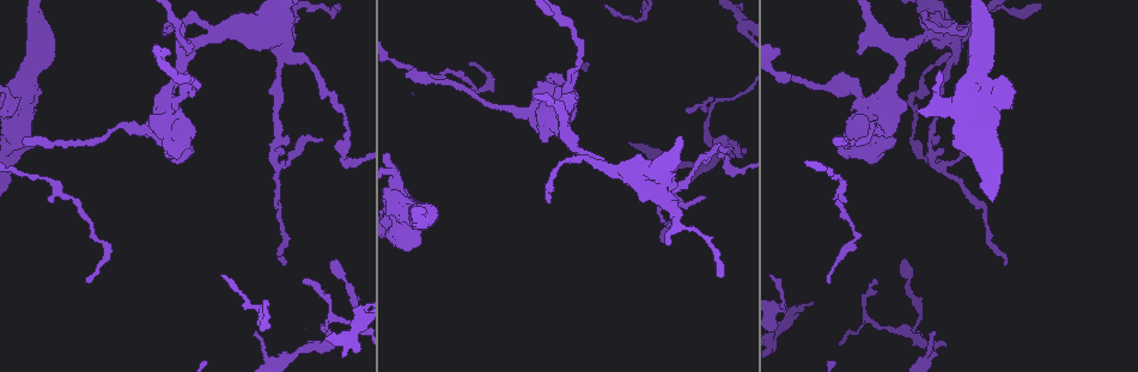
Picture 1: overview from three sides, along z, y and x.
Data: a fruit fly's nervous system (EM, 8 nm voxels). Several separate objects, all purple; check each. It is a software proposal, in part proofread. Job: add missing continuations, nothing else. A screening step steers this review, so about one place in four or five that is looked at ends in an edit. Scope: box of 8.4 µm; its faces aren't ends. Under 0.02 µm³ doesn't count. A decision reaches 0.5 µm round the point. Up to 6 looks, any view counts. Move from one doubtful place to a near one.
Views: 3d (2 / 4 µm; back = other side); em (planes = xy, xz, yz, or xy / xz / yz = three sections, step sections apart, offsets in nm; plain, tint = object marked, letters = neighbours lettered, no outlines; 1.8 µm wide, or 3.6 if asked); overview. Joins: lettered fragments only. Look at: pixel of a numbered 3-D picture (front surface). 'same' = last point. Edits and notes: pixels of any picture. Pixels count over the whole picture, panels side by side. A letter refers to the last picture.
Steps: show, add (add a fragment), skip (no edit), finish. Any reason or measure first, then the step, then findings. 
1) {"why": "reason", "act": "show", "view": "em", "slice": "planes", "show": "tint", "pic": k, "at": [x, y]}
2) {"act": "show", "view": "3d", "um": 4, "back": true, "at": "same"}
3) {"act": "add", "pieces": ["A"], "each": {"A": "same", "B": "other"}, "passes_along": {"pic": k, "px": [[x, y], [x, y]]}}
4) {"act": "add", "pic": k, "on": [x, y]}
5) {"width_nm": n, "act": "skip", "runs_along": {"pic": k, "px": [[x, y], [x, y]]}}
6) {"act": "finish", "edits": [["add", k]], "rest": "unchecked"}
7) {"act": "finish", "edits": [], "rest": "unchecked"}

{"why": "thin end", "act": "show", "view": "em", "slice": "planes", "show": "letters", "pic": 1, "at": [307, 342]}

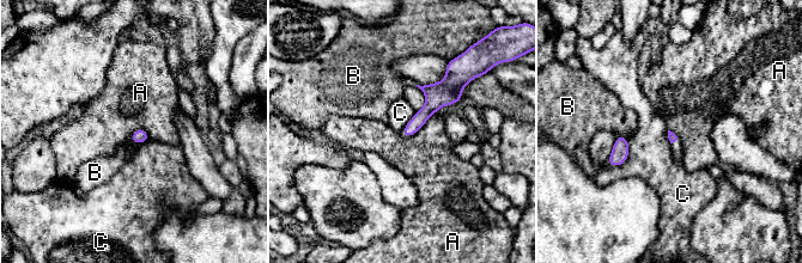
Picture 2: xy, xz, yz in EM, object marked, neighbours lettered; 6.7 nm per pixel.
{"act": "skip", "each": {"A": "other", "B": "other", "C": "other"}, "runs_along": {"pic": 2, "px": [[448, 78], [448, 87], [405, 133]]}, "found": "none of them fits"}

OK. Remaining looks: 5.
{"why": "thin end", "act": "show", "view": "3d", "um": 4, "pic": 1, "at": [902, 261]}

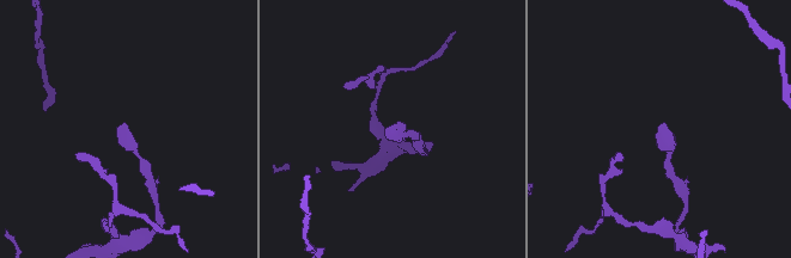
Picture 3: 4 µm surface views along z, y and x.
{"act": "show", "view": "em", "slice": "planes", "show": "letters", "pic": 3, "at": [665, 129]}

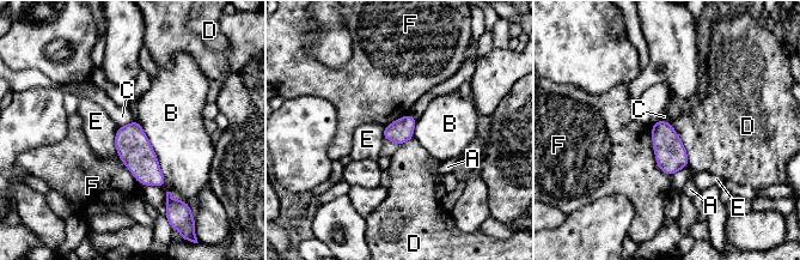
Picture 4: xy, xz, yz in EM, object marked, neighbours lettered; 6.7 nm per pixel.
{"width_nm": 160, "act": "skip", "each": {"A": "other", "B": "other", "C": "other", "D": "other", "E": "other", "F": "other"}, "border": {"pic": 4, "px": [[670, 122], [685, 150], [689, 165]]}, "found": "no lettered fragment goes on from it"}

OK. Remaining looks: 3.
{"why": "free end", "act": "show", "view": "3d", "um": 4, "pic": 1, "at": [831, 282]}

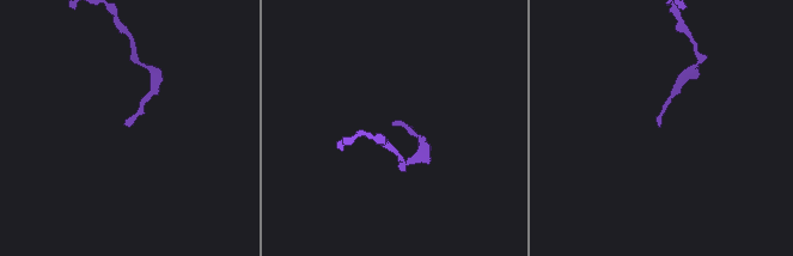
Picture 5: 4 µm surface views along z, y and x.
{"why": "shape alone is not enough", "act": "show", "view": "em", "slice": "planes", "show": "letters", "pic": 5, "at": [660, 127]}

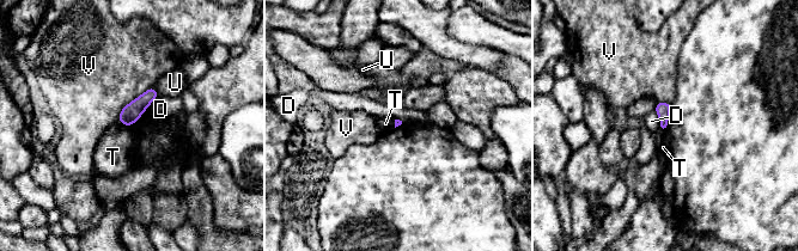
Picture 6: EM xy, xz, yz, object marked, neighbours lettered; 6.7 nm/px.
{"act": "skip", "each": {"D": "other", "T": "other", "U": "other", "V": "other"}, "found": "none of them fits"}

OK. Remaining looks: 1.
{"act": "finish", "edits": [], "rest": "unchecked"}

